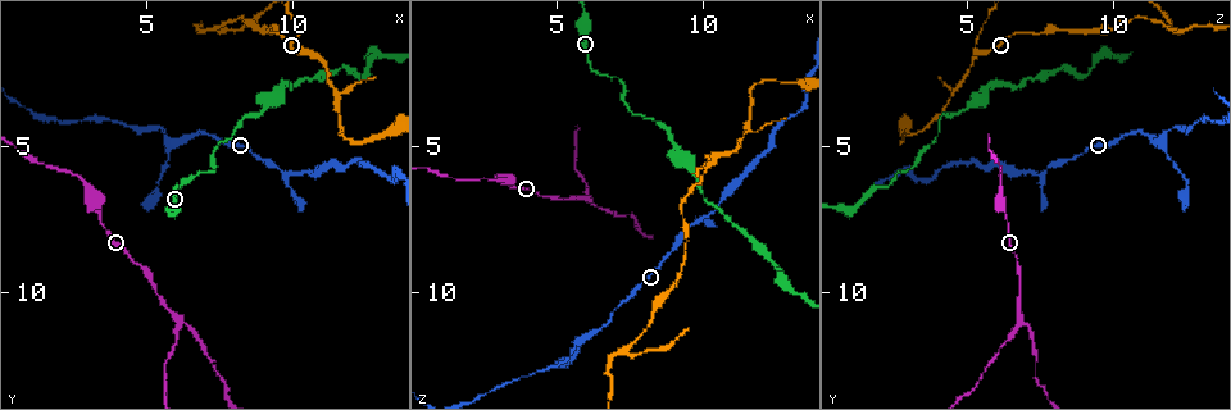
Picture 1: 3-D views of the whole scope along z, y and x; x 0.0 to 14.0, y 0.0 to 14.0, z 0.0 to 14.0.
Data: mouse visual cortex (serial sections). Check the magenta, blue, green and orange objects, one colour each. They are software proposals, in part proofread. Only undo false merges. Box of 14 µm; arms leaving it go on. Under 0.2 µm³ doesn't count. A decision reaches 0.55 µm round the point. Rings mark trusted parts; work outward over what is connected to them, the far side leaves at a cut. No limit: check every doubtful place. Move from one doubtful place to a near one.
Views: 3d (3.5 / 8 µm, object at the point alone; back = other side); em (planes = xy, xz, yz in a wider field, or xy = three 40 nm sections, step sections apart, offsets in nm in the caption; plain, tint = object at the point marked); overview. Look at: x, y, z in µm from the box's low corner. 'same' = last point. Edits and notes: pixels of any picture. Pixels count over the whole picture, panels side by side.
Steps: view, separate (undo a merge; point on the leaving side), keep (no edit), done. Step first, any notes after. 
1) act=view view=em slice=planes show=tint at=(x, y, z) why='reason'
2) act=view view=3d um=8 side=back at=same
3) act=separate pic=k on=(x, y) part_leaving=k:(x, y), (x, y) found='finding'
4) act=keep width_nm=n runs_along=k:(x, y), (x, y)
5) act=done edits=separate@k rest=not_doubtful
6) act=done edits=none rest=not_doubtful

act=view view=3d um=3.5 side=back at=(6.2, 11.0, 6.8) why='three arms meet'

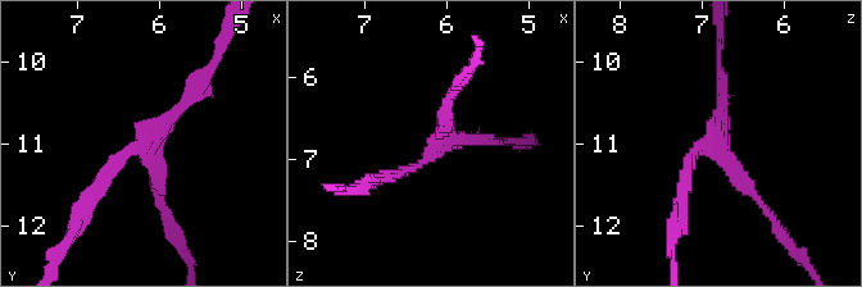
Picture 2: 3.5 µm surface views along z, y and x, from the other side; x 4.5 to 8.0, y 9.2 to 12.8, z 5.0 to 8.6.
act=view view=em slice=xy step=5 show=tint at=(6.10, 10.95, 6.85) arms=3 arm_widths_nm=150,150,200

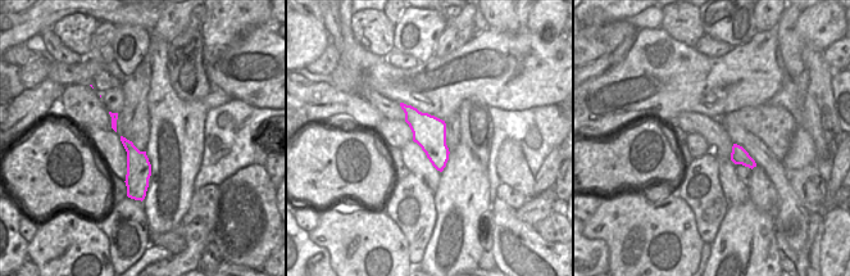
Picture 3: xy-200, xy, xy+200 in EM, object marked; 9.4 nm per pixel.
act=keep runs_along=2:(209, 69), (95, 191) found='one cell here'

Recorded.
act=view view=3d um=3.5 side=back at=(5.7, 4.5, 11.9) why='thick turns thin'

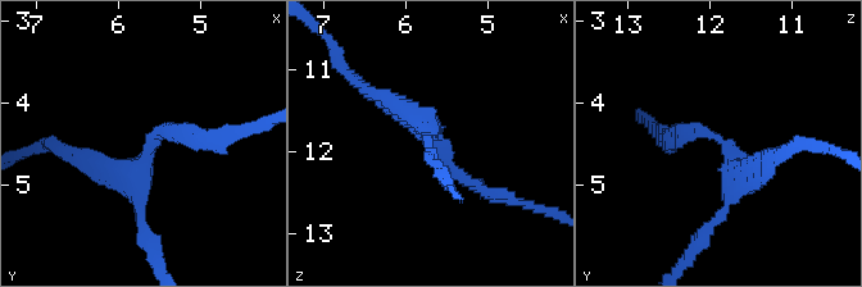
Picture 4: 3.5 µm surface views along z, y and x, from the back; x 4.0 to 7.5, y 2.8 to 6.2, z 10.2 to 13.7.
act=view view=em slice=xy step=5 show=tint at=(5.65, 4.55, 11.85) why='now the EM'

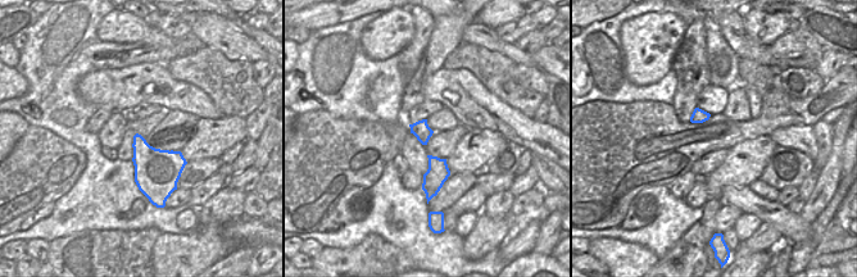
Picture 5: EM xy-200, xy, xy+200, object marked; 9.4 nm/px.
act=keep runs_along=4:(376, 98), (486, 192) found='one cell here'

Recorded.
act=view view=3d um=8 side=back at=(7.4, 0.9, 11.9) why='sharp bend'

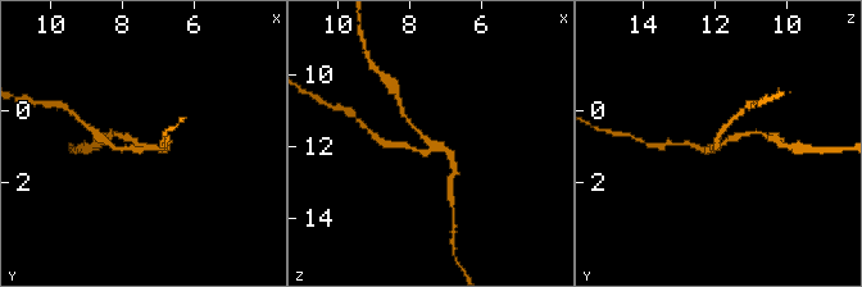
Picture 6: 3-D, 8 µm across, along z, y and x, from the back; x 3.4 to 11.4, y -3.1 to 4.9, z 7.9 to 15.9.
act=view view=em slice=xy step=2 show=tint at=(7.4, 1.1, 11.8) arms=3 arm_widths_nm=150,150,150

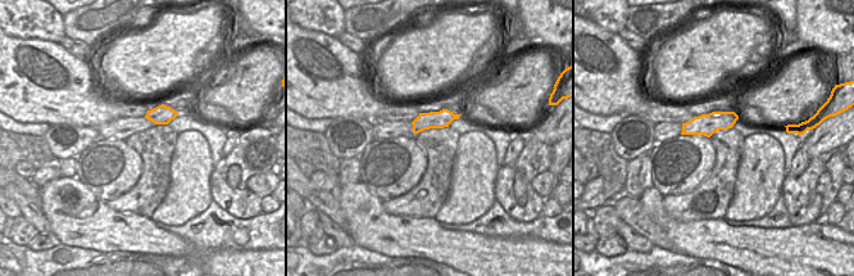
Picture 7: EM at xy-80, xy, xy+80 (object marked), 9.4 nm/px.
act=separate pic=6 on=(407, 146) width_nm=170 part_leaving=6:(430, 149), (421, 153), (381, 141) found='a second cell is stuck on'

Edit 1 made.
act=done edits=separate@6 rest=not_doubtful

